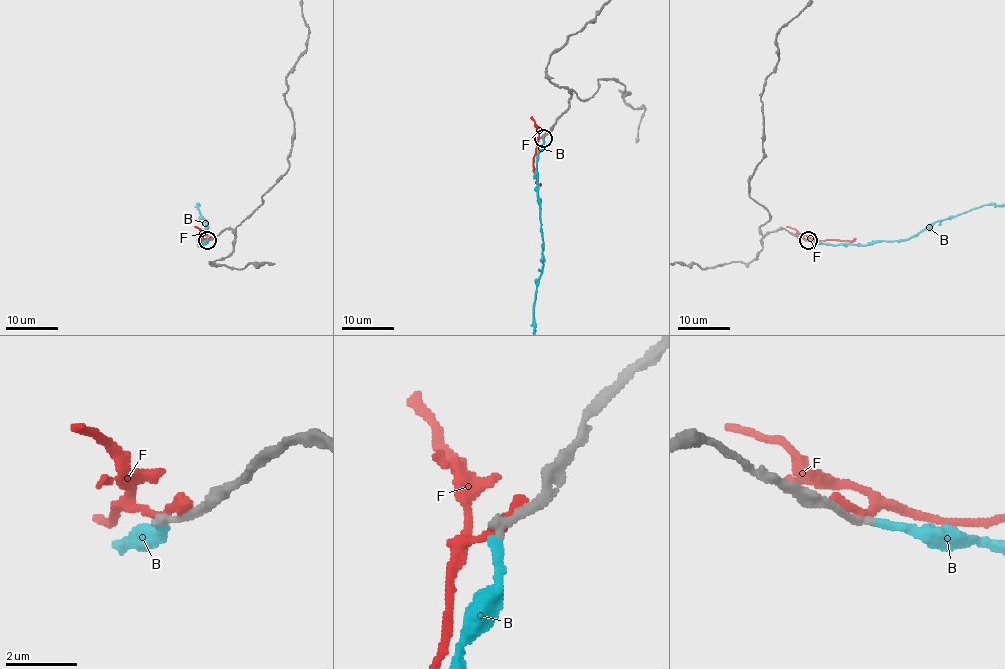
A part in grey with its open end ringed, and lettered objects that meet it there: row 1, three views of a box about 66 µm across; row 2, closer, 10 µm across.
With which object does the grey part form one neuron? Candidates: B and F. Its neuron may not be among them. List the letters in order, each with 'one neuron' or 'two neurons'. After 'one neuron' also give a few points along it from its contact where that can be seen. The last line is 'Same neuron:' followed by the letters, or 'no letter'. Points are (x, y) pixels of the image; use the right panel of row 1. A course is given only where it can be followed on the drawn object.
B: one neuron
F: two neurons
Same neuron: B

